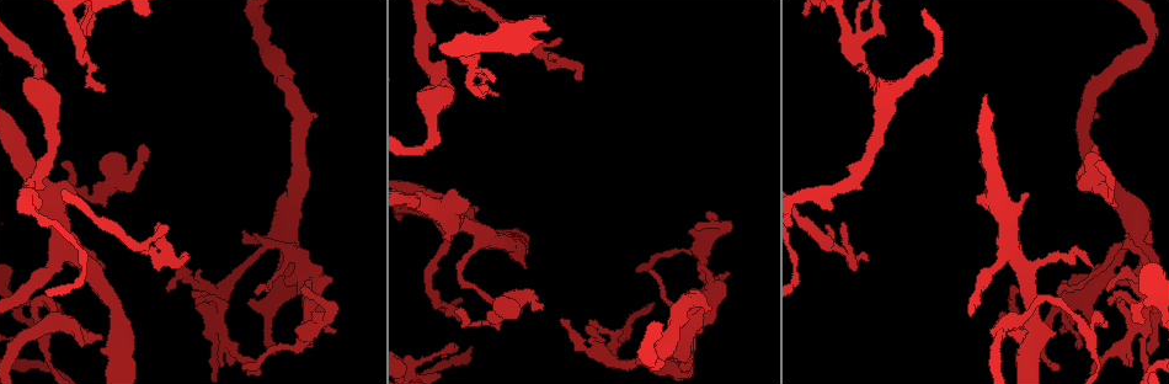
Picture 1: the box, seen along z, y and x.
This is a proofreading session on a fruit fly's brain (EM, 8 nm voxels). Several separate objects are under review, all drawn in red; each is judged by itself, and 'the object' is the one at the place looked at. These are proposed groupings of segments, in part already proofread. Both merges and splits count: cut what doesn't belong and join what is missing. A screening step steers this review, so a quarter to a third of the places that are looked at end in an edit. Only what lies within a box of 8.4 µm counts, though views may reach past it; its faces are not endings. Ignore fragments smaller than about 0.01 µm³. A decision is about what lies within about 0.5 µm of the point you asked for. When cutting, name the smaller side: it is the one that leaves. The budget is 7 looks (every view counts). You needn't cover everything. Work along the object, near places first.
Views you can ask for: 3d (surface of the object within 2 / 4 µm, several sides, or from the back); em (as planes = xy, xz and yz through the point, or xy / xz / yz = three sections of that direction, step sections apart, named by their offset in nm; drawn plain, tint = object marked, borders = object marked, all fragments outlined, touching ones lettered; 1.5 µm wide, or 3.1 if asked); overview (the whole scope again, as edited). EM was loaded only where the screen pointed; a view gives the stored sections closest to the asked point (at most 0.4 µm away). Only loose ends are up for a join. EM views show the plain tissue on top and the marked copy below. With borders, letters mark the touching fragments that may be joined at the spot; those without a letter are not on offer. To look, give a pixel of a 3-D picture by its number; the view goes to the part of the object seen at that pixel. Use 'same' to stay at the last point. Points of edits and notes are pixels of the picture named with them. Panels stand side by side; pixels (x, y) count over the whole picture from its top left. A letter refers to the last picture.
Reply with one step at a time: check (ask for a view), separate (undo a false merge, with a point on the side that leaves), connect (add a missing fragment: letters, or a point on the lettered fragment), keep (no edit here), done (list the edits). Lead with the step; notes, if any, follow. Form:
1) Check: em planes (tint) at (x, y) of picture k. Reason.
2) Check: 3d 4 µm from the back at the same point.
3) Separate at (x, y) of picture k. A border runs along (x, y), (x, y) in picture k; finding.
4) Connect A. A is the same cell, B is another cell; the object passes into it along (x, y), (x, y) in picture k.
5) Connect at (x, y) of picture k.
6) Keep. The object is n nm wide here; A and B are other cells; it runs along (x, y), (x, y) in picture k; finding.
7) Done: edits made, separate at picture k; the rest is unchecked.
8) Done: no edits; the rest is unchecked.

Check: em xy step 8 (tint) at (437, 298) of picture 1. Calibre changes.

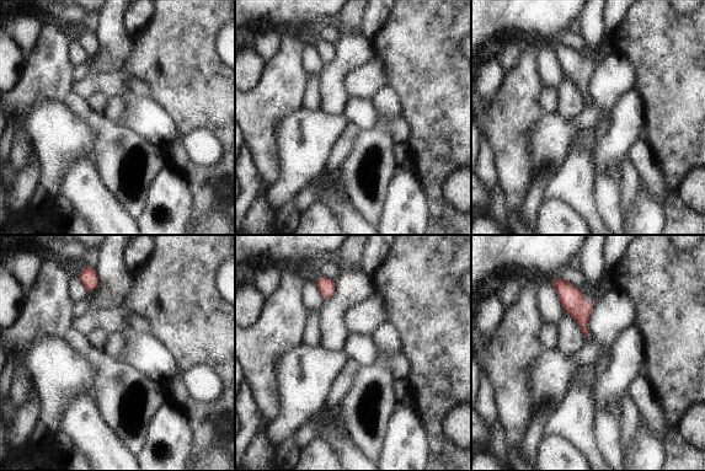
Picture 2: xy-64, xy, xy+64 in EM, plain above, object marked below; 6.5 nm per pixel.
Check: em planes (borders) at the same point.

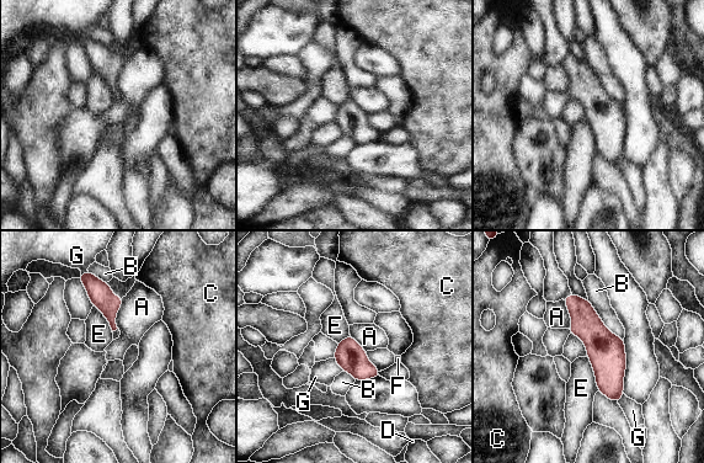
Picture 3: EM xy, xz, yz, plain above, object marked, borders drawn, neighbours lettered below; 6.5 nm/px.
Keep. A, B, C, D, E, F and G are other cells; it runs along (572, 297), (607, 352), (616, 398) in picture 3; all the same neuron.

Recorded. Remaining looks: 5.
Check: em planes (borders) at (73, 192) of picture 1. Stops while still wide.

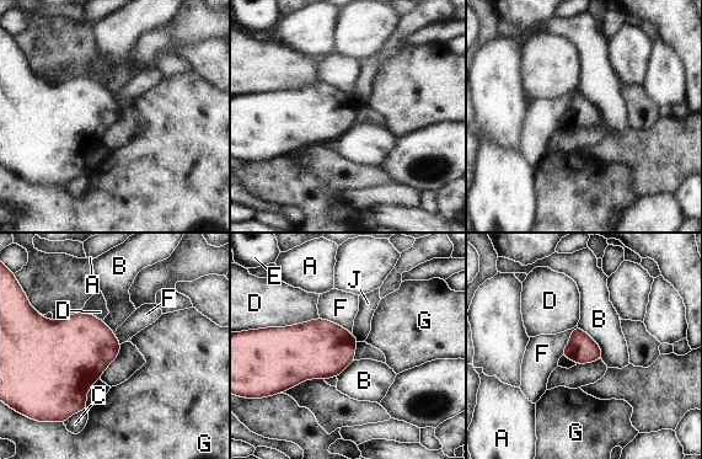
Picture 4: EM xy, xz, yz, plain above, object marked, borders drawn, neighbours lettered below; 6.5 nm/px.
Keep. A, B, C, D, E, F, G and J are other cells; a border runs along (578, 326), (598, 345), (603, 359) in picture 4; none of them fits.

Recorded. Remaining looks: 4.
Check: 3d 4 µm at (454, 311) of picture 1.

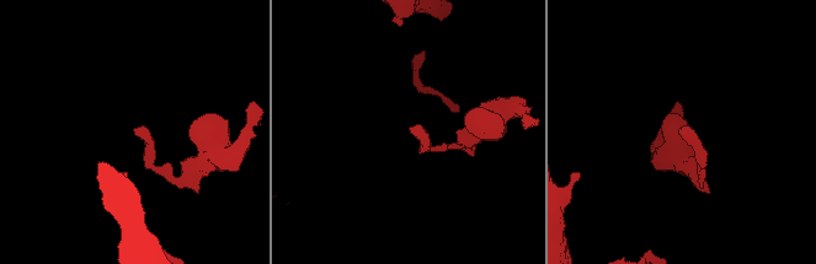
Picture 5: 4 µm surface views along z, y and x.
Check: em xz step 8 (borders) at (682, 127) of picture 5. Need the tissue.

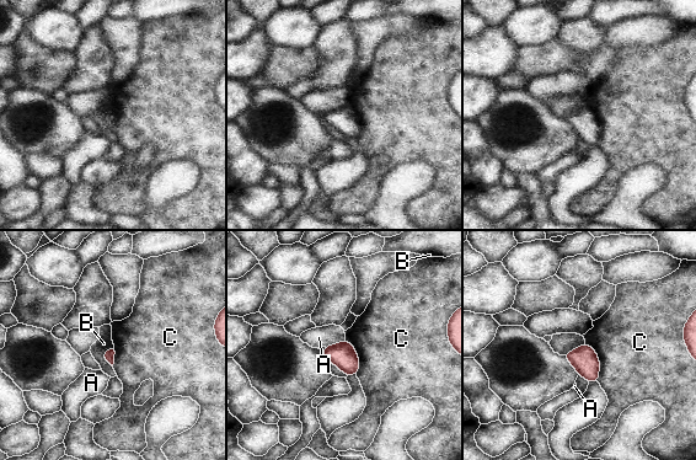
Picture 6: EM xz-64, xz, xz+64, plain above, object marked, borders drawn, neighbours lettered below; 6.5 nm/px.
Check: em planes (borders) at the same point.

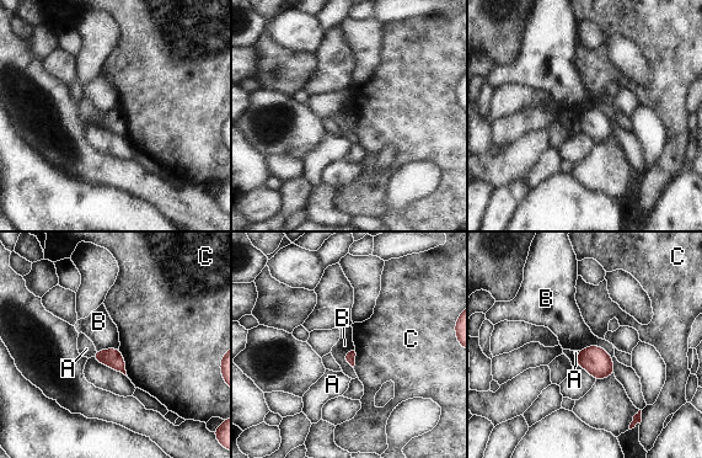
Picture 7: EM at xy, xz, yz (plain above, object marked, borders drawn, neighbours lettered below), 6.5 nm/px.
Keep. The longest contact is with B, 220 nm; A, B and C are other cells; a border runs along (579, 350), (600, 346), (611, 357) in picture 7; none of them fits.

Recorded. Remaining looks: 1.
Done: no edits; the rest is unchecked.

